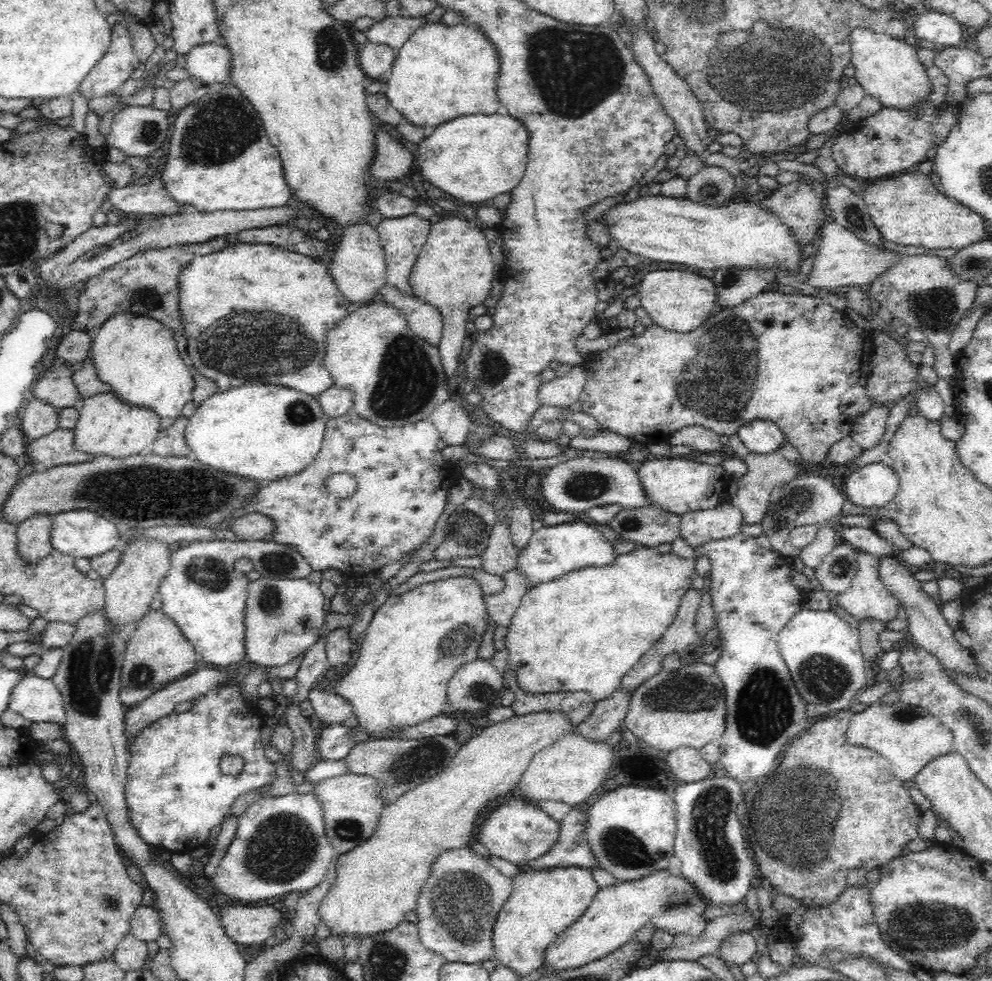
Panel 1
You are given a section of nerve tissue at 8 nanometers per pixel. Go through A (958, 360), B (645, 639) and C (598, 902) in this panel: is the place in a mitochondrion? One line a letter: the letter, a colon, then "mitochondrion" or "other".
A: other
B: other
C: other

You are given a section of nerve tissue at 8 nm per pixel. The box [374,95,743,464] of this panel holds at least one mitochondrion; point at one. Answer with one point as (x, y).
(490, 366)

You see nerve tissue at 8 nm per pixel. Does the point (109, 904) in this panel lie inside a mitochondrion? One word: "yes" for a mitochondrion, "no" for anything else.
yes

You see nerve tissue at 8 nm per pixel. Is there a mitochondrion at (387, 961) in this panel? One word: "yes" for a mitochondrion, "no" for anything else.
yes

